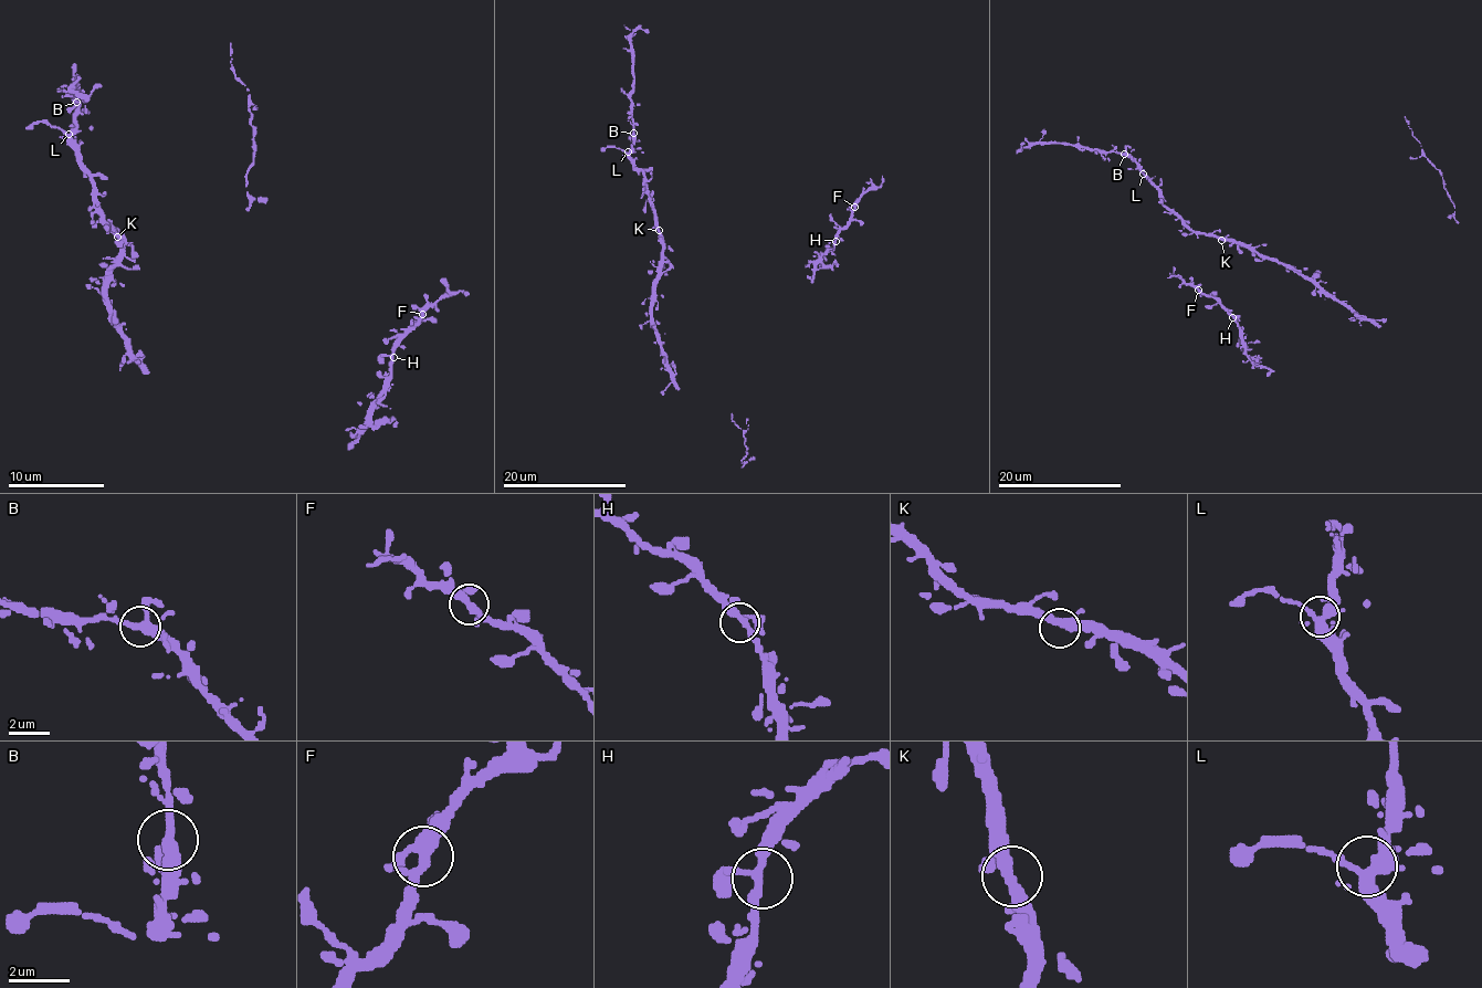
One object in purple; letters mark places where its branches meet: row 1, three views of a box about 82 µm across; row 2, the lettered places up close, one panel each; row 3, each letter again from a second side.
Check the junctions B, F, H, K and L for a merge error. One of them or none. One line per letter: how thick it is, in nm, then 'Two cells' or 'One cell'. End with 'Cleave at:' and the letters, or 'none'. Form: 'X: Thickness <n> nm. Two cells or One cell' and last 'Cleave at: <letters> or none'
B: Thickness 320 nm. One cell
F: Thickness 320 nm. One cell
H: Thickness 280 nm. One cell
K: Thickness 320 nm. One cell
L: Thickness 340 nm. One cell
Cleave at: none

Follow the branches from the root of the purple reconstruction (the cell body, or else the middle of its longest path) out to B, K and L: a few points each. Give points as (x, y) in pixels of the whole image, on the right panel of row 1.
B: (1309, 280), (1238, 243), (1194, 232), (1163, 203), (1158, 188), (1124, 154)
K: (1309, 280), (1238, 243), (1221, 240)
L: (1309, 280), (1238, 243), (1194, 232), (1163, 203), (1158, 189), (1143, 174)

